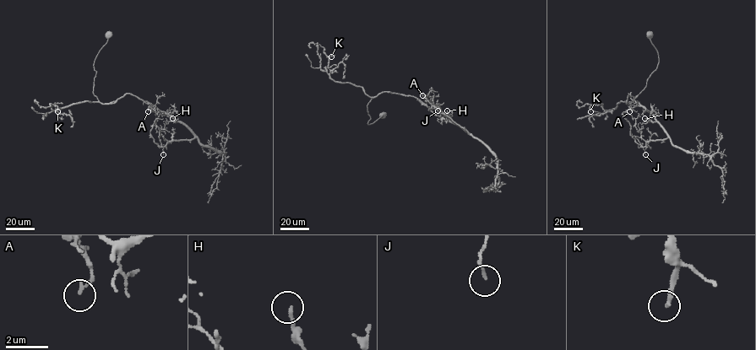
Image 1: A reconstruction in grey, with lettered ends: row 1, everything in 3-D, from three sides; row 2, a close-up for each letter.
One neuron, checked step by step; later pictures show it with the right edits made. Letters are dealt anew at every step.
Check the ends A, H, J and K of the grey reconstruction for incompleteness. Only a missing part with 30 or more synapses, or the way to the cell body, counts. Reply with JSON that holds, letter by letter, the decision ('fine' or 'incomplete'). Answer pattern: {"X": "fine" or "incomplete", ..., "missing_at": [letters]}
{"A": "fine", "H": "fine", "J": "fine", "K": "incomplete", "missing_at": ["K"]}

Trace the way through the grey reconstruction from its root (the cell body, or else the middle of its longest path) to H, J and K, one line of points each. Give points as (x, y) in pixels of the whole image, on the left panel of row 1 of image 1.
H: (108, 34), (94, 64), (93, 94), (100, 102), (109, 104), (131, 94), (172, 118)
J: (108, 34), (95, 61), (93, 94), (103, 104), (131, 94), (152, 105), (167, 142), (163, 154)
K: (108, 34), (94, 64), (93, 94), (99, 101), (83, 101), (55, 110), (51, 108), (53, 104), (57, 111)

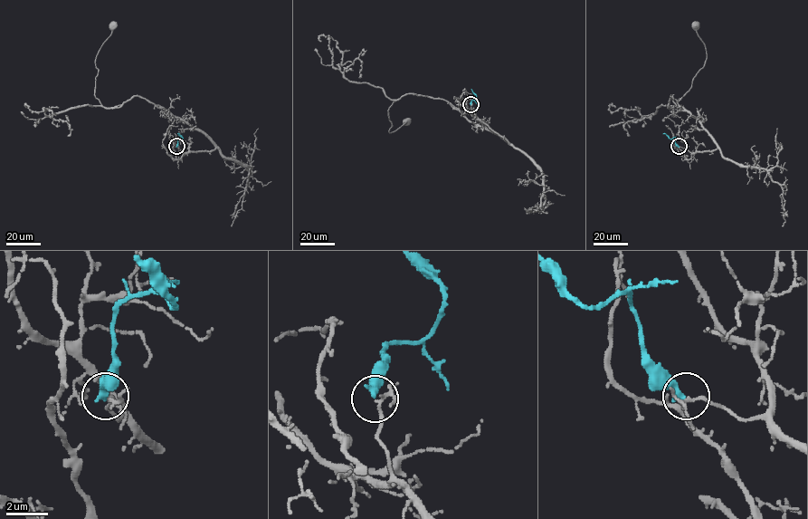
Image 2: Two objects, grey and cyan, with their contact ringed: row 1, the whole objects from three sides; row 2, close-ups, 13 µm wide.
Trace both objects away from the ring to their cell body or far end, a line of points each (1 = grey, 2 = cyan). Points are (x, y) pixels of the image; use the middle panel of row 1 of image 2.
1: (470, 105), (471, 111), (462, 106), (464, 88), (458, 108), (408, 93), (389, 108), (390, 132), (406, 120)
2: (470, 105), (476, 97), (470, 89)

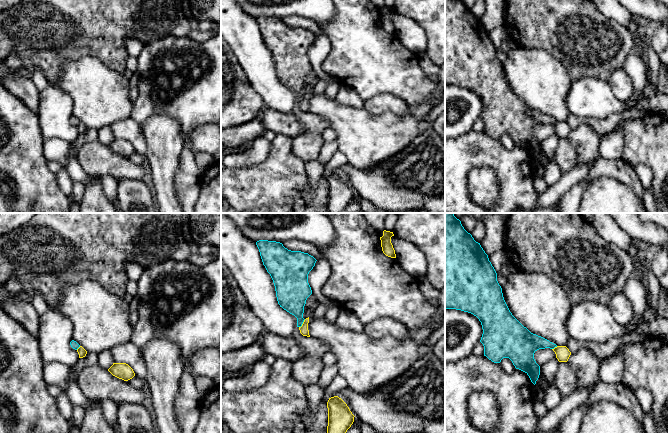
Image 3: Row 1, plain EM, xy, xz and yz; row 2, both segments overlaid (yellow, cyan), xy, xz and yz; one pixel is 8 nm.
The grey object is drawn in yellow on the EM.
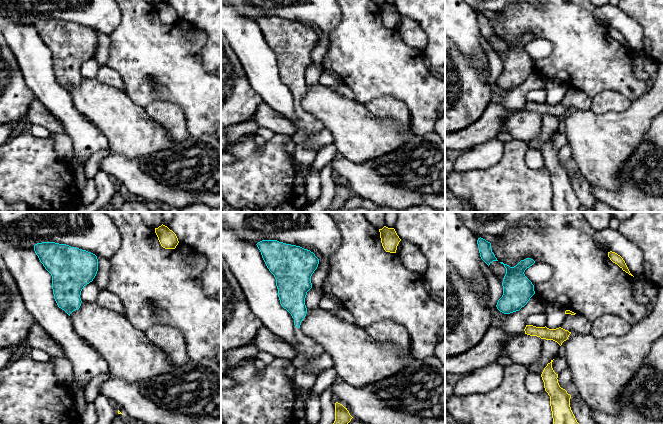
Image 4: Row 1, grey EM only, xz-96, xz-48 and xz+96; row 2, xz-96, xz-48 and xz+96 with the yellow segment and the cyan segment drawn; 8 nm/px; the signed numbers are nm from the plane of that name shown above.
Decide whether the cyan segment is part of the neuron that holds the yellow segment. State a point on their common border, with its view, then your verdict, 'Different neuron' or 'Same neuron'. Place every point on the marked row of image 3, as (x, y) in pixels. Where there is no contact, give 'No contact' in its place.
Touches yellow at xz (303, 323). Different neuron

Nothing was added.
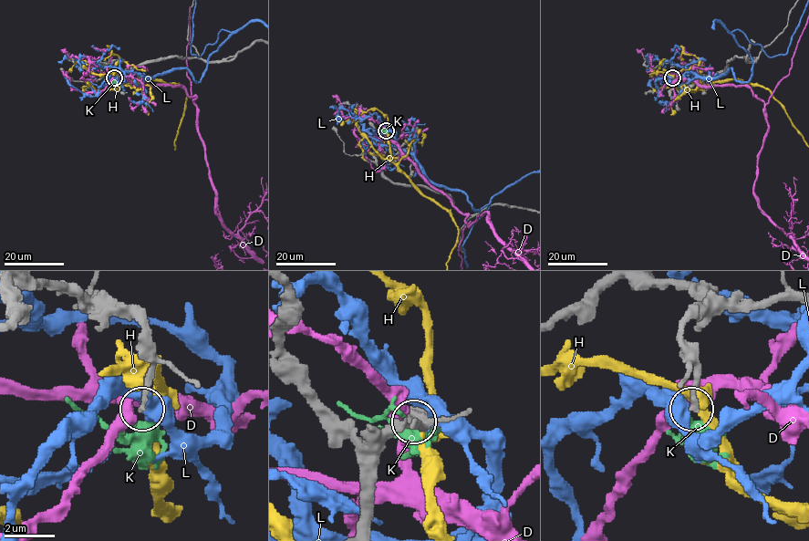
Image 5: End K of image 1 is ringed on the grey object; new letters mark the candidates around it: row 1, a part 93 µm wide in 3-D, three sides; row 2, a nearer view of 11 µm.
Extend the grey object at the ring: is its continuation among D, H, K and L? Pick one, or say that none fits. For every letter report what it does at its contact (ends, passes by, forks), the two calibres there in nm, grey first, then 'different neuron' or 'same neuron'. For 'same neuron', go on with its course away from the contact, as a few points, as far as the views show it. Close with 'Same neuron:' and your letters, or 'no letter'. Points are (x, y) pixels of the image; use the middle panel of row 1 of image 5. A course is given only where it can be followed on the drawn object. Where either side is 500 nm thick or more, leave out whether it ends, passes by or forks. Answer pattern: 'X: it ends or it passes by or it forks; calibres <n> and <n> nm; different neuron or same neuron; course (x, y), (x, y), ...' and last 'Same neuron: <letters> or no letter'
D: calibres 300 and 500 nm; different neuron
H: it forks; calibres 320 and 400 nm; different neuron
K: it ends; calibres 220 and 320 nm; different neuron
L: it passes by; calibres 320 and 360 nm; different neuron
Same neuron: no letter

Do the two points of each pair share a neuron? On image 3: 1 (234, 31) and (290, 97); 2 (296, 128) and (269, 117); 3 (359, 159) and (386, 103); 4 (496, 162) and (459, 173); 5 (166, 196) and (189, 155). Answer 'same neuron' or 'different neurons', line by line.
1: same neuron
2: same neuron
3: different neurons
4: same neuron
5: different neurons

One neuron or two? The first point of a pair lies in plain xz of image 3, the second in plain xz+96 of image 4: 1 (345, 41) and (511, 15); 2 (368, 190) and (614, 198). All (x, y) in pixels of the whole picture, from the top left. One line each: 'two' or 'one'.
1: one
2: one

